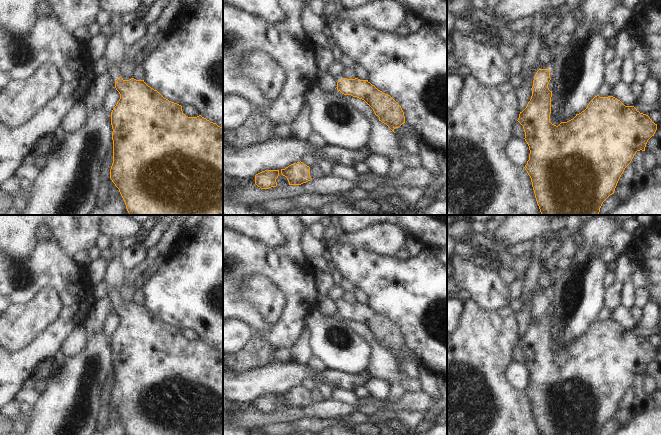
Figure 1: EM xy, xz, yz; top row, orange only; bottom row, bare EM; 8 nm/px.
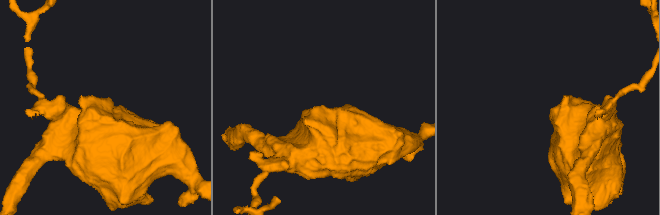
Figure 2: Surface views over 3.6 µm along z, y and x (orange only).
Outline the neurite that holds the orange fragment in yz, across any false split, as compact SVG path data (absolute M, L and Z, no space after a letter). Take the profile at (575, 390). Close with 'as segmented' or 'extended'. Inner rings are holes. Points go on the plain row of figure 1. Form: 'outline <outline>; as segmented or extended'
outline M539 293L533 304L532 320L528 326L526 332L520 336L518 346L523 350L525 356L525 365L527 366L530 374L529 384L525 389L525 394L531 402L532 411L534 414L535 422L539 430L540 435L600 435L603 426L612 418L614 418L617 407L623 398L625 392L631 387L634 379L637 375L645 375L648 364L654 360L657 354L657 348L655 348L648 339L640 337L634 330L625 330L620 324L613 320L600 321L595 320L587 329L587 332L576 340L567 345L561 346L558 350L550 346L551 338L551 321L552 315L549 314L548 308L550 306L550 294Z; as segmented

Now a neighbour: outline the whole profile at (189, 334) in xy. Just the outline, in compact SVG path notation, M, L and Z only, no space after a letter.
M187 327L186 329L182 331L182 335L188 341L197 341L200 339L198 335L196 334L196 332L189 327Z

